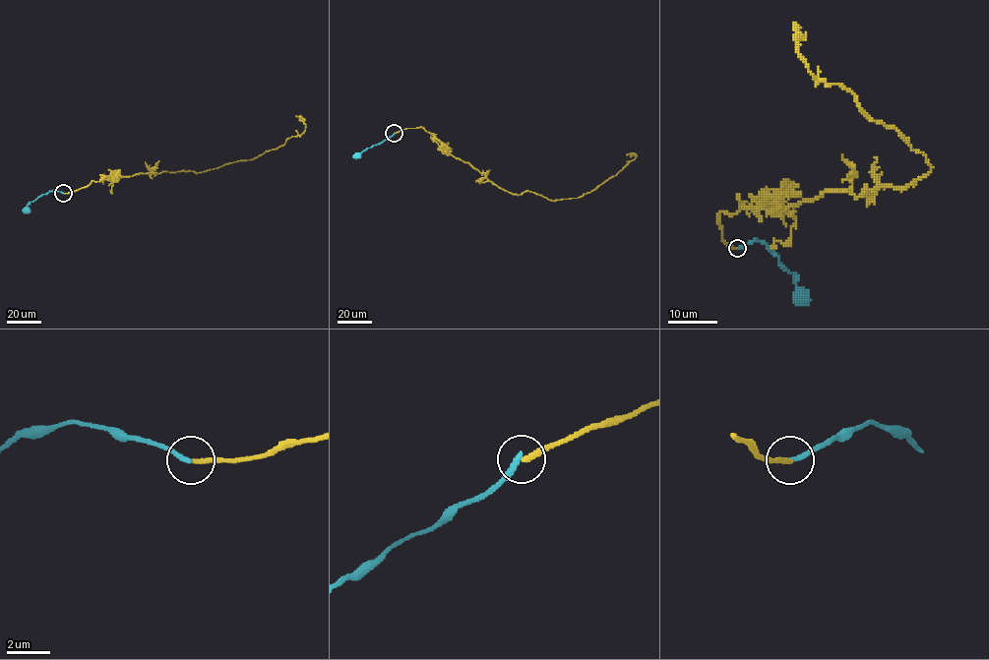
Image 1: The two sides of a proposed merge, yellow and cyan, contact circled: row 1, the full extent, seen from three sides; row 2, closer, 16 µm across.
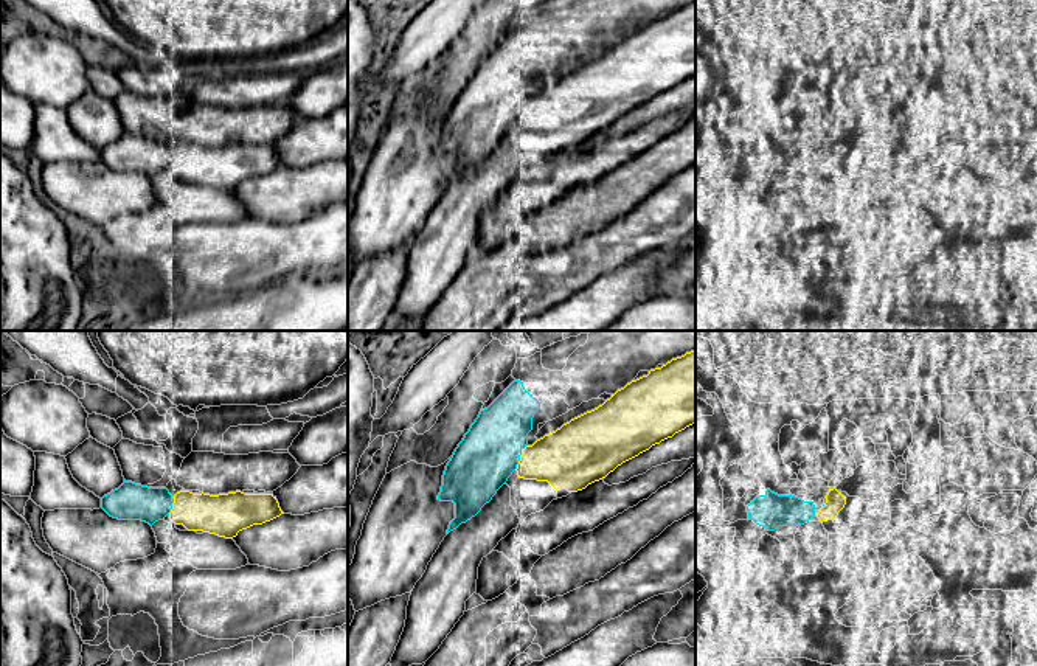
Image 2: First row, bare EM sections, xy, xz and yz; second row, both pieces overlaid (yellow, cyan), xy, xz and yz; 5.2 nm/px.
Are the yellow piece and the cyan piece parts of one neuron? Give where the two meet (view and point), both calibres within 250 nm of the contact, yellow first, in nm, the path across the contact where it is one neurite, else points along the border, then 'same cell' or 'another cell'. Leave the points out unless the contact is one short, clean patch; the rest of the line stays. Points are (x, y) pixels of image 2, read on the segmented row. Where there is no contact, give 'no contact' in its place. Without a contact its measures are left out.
contact xy (173, 506); calibres 200 and 190 nm; way xy (219, 514), (173, 506), (129, 502); same cell

